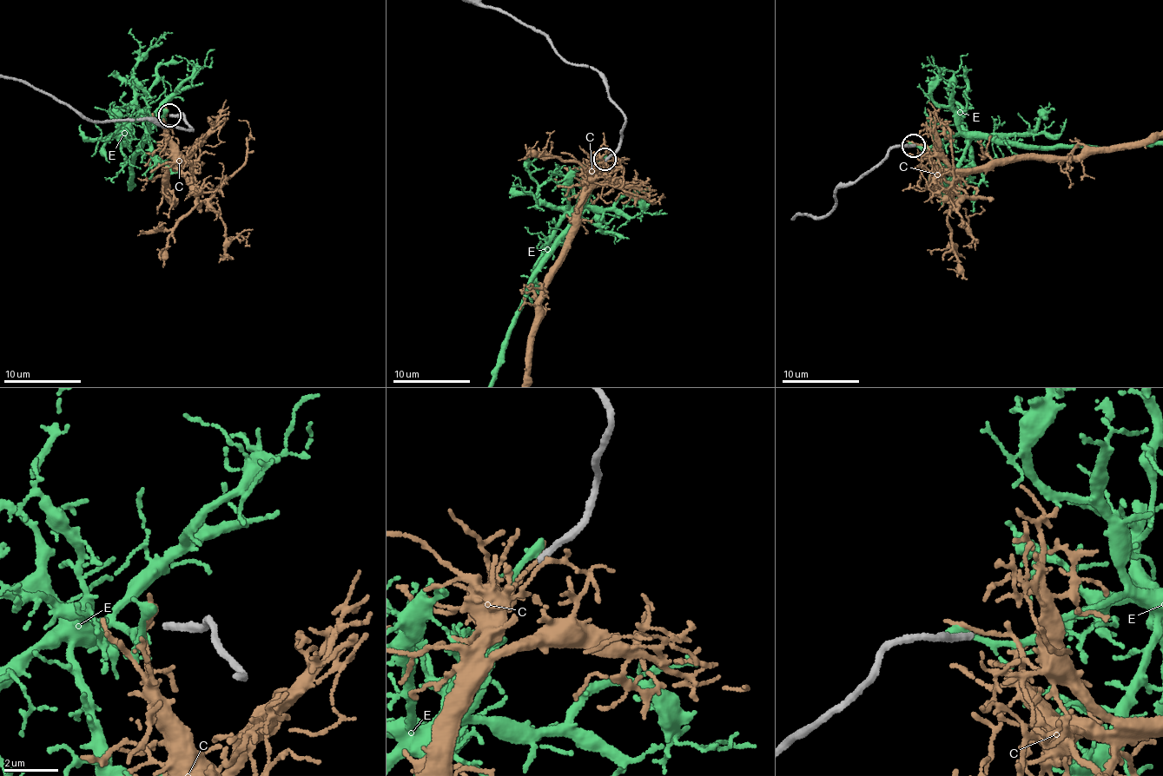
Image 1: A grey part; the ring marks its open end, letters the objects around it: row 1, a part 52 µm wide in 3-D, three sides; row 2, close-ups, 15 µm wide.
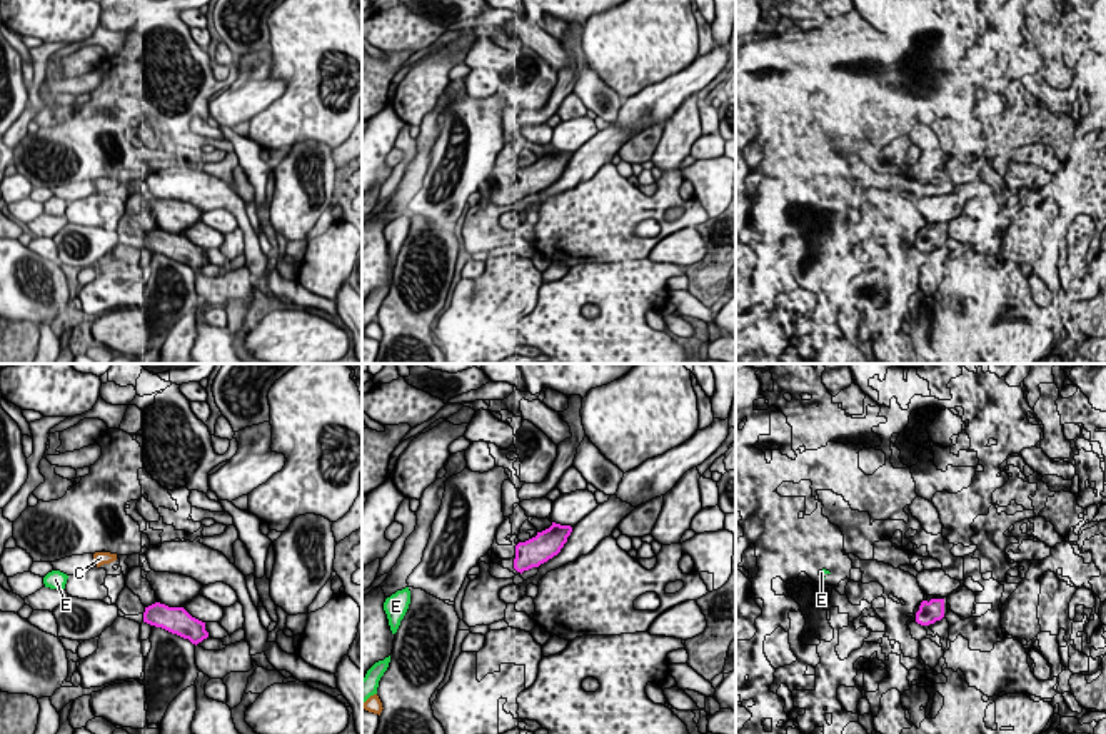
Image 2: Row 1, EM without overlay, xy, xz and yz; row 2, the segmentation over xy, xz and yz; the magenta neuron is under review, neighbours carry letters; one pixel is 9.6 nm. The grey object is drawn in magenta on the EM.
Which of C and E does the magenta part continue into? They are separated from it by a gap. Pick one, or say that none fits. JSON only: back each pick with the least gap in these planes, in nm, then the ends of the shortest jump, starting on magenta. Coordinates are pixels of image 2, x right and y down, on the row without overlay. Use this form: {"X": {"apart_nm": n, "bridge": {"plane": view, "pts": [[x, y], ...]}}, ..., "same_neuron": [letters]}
{"same_neuron": []}

